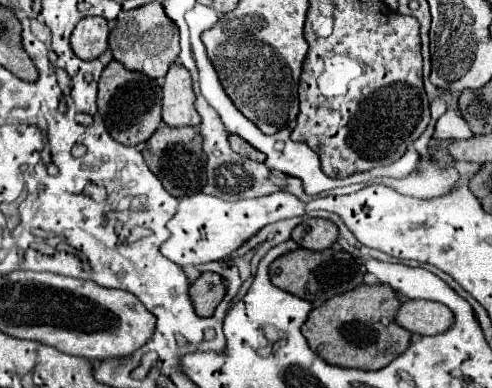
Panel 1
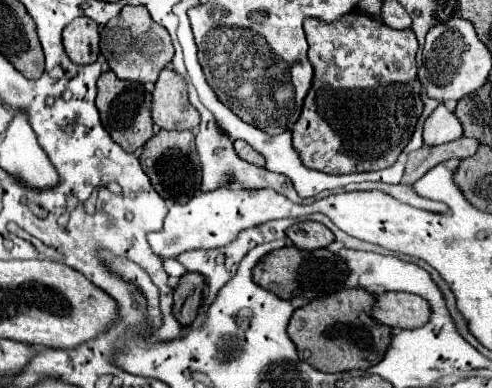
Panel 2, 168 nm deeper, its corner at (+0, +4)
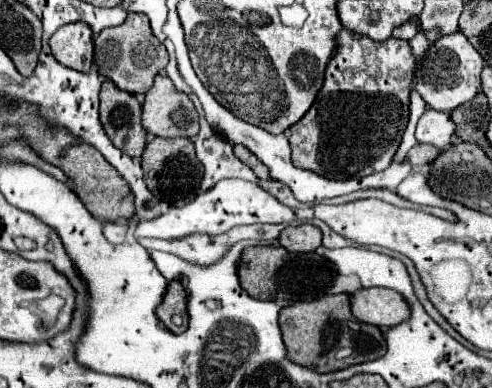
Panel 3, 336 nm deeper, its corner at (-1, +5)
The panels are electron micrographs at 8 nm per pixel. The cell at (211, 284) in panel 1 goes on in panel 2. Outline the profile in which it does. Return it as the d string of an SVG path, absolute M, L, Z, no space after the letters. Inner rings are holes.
M184 273L180 277L172 305L172 313L180 325L190 327L194 323L198 307L202 303L202 287L204 287L204 277L198 273Z

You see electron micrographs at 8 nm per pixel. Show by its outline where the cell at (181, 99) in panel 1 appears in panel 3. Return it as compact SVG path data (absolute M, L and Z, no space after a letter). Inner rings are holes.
M157 74L143 102L143 128L155 136L193 138L199 132L197 110L189 94L175 90L167 74Z

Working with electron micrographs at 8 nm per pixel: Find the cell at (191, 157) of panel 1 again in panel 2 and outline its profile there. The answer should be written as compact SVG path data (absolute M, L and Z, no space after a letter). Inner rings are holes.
M158 131L144 147L140 155L142 169L150 177L156 193L164 199L174 199L182 203L192 197L192 191L200 183L200 165L194 149L194 135L190 131Z

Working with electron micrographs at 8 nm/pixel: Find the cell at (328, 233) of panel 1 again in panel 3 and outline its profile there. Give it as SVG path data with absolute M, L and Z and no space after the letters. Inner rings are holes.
M299 224L299 226L287 226L281 236L281 246L289 252L313 252L321 246L323 234L317 226L311 224Z

